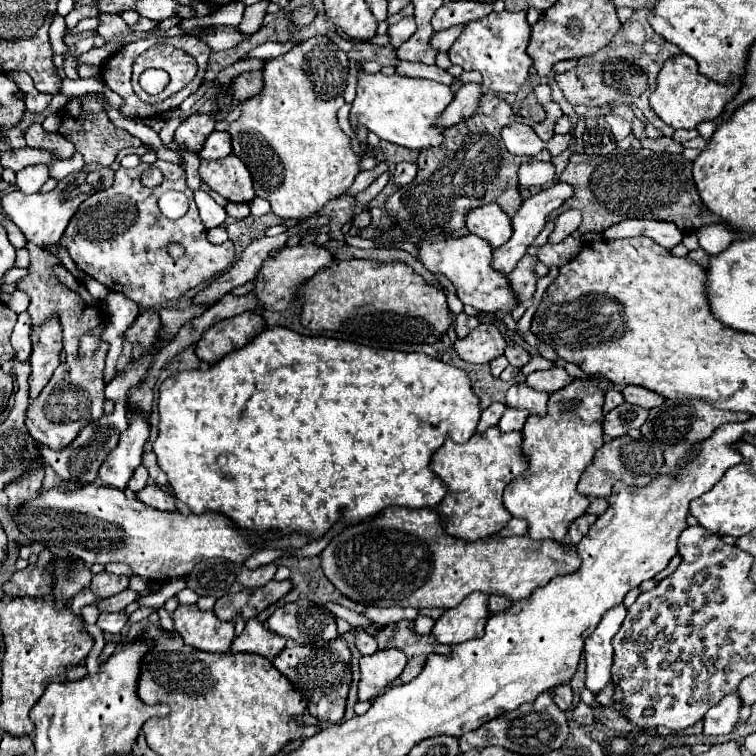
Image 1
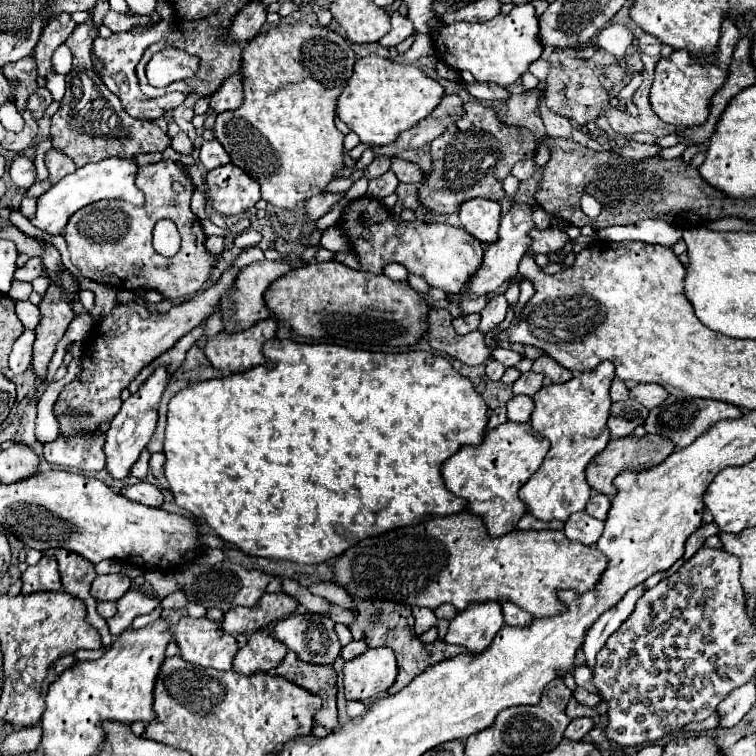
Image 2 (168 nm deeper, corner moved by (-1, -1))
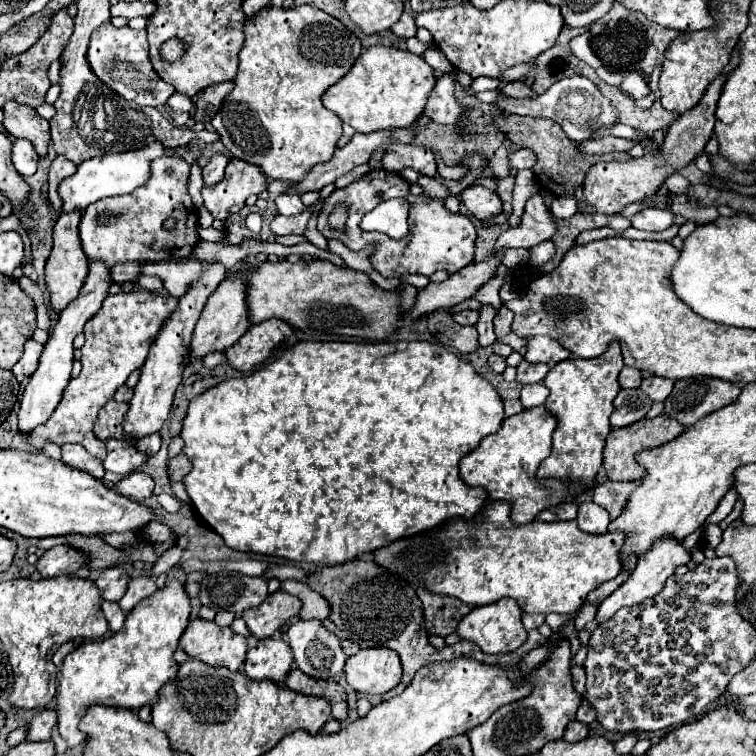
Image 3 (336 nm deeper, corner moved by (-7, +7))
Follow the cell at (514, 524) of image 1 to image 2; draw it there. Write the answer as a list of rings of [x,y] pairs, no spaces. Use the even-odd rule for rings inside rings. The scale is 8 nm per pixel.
[[[525,514],[519,524],[517,524],[519,530],[563,530],[563,524],[553,520],[553,522],[539,522],[537,518],[533,518],[531,514]]]

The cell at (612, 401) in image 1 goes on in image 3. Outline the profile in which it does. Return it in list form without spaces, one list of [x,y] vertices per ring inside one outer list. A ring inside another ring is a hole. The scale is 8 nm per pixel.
[[[625,366],[619,374],[621,388],[635,388],[635,386],[641,384],[641,380],[643,380],[643,372],[635,370],[635,368],[629,368],[629,366]]]

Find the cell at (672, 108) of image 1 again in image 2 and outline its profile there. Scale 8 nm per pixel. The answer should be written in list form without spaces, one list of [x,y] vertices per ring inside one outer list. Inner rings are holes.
[[[731,20],[723,22],[721,28],[721,40],[719,40],[719,50],[711,56],[705,58],[705,62],[697,62],[691,58],[689,52],[683,52],[683,56],[679,54],[679,50],[675,50],[673,54],[669,54],[667,58],[661,58],[655,66],[655,80],[651,86],[651,106],[653,112],[667,124],[675,124],[677,128],[691,128],[691,126],[699,126],[707,120],[709,116],[709,104],[711,98],[715,96],[717,88],[721,88],[721,84],[725,84],[727,76],[729,76],[729,64],[731,64],[731,54],[739,42],[739,30]]]

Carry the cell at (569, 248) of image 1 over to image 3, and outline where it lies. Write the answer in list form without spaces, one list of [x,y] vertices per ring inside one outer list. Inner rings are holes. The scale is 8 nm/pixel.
[[[533,194],[525,204],[523,222],[517,228],[507,228],[495,242],[495,252],[503,248],[533,248],[543,240],[551,240],[555,224],[541,194]]]

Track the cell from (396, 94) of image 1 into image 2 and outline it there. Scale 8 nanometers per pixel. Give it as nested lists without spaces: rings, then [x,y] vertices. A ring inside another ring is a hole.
[[[371,54],[355,62],[353,76],[337,100],[337,116],[361,138],[361,142],[385,146],[429,116],[441,102],[443,94],[443,86],[435,78],[425,76],[417,66],[397,64]]]

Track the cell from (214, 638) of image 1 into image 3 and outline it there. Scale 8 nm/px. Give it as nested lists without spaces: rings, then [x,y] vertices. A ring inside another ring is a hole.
[[[195,618],[183,632],[179,648],[207,666],[227,666],[227,670],[237,672],[245,662],[249,646],[247,638],[235,634],[231,628],[219,628],[215,622]]]

